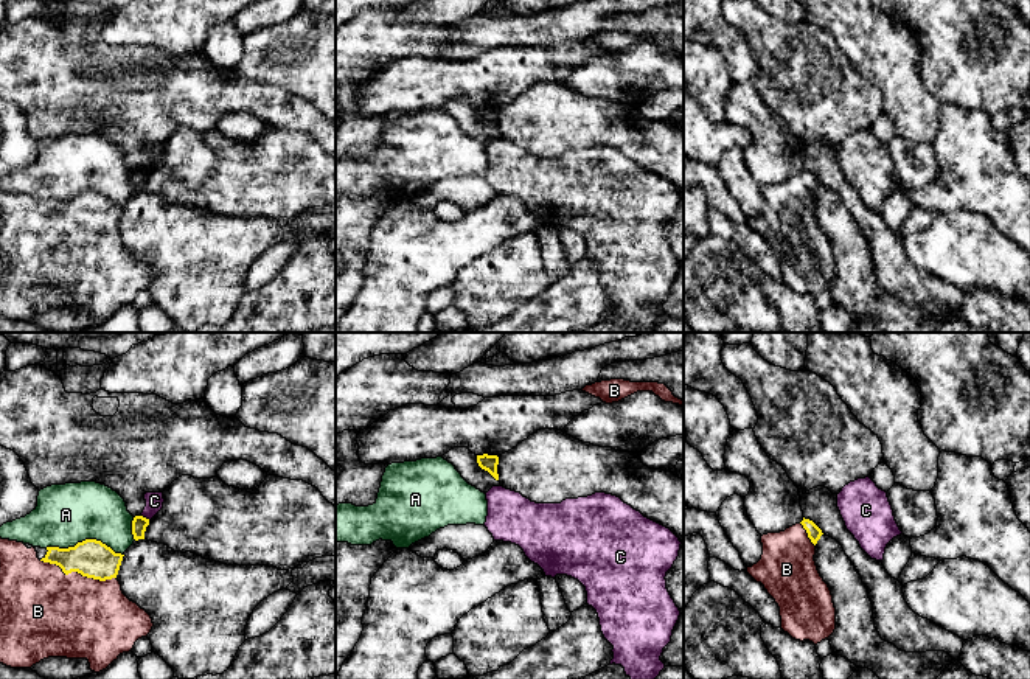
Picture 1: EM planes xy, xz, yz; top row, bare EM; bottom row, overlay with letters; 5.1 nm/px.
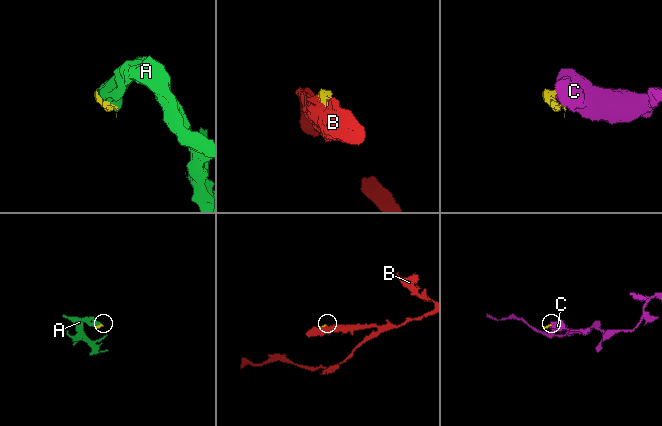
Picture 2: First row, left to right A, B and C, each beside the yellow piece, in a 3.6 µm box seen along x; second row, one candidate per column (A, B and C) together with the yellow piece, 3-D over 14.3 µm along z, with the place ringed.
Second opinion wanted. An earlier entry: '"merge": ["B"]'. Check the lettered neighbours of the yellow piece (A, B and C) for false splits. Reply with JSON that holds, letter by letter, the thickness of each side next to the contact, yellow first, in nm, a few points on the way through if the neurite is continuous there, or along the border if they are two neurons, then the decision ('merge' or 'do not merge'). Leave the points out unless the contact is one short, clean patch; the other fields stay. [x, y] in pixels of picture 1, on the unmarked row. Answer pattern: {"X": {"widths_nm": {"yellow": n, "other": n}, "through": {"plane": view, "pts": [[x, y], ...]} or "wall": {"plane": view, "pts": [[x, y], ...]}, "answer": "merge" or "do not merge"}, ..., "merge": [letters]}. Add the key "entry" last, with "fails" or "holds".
{"A": {"widths_nm": {"yellow": 200, "other": 320}, "answer": "do not merge"}, "B": {"widths_nm": {"yellow": 200, "other": 440}, "answer": "merge"}, "C": {"widths_nm": {"yellow": 80, "other": 100}, "wall": {"plane": "xy", "pts": [[140, 167], [149, 171]]}, "answer": "do not merge"}, "merge": ["B"], "entry": "holds"}

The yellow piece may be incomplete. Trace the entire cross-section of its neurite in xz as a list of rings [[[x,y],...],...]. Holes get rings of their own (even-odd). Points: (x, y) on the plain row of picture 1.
[[[477,107],[477,115],[482,121],[488,123],[496,132],[499,132],[497,126],[497,117],[499,117],[499,109],[497,107]]]

